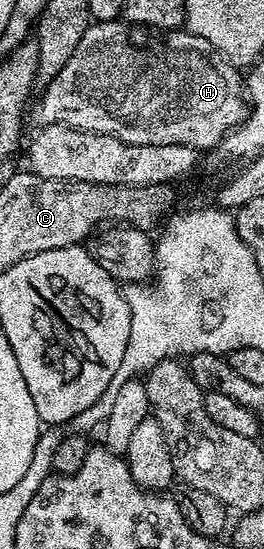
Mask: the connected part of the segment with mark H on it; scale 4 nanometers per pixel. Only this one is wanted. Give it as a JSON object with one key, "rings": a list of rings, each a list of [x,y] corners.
{"rings":[[[120,19],[90,23],[70,61],[43,88],[37,109],[32,109],[31,116],[38,120],[38,125],[66,124],[139,146],[216,148],[226,132],[242,124],[247,115],[247,93],[242,73],[237,73],[238,65],[229,63],[214,52],[211,42],[188,30],[166,31],[162,40],[145,40],[144,35],[144,31],[134,30]]]}

